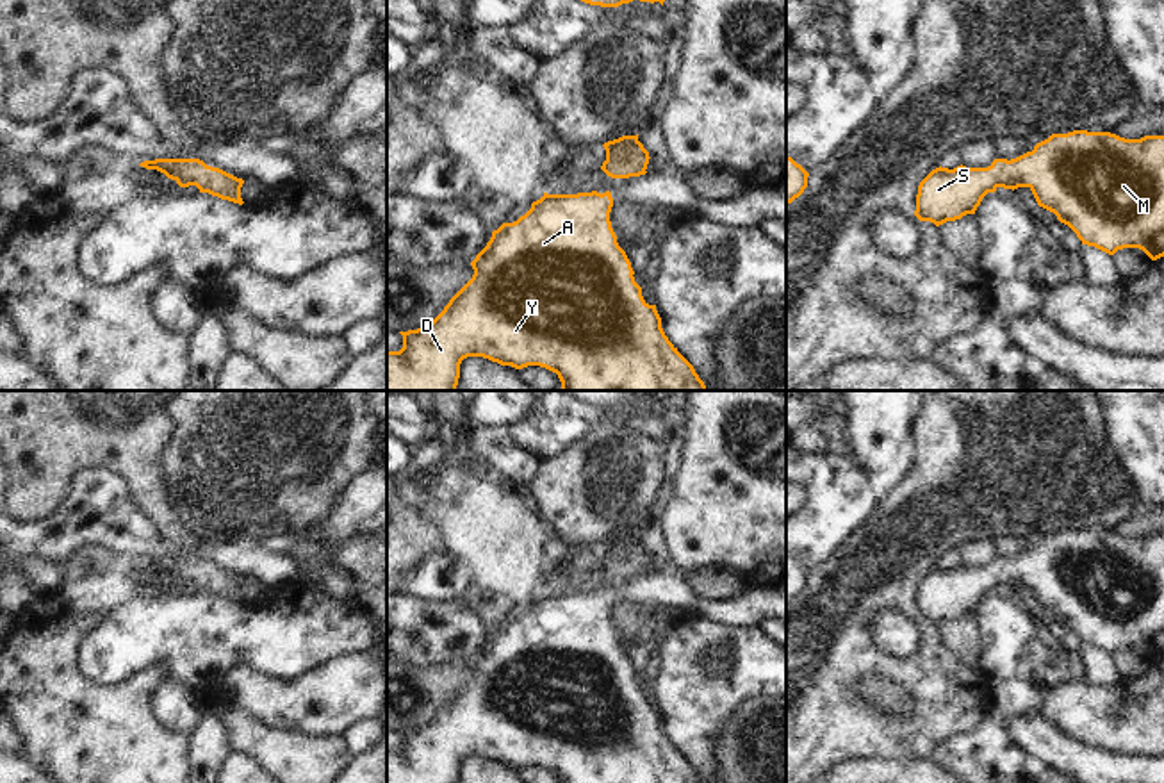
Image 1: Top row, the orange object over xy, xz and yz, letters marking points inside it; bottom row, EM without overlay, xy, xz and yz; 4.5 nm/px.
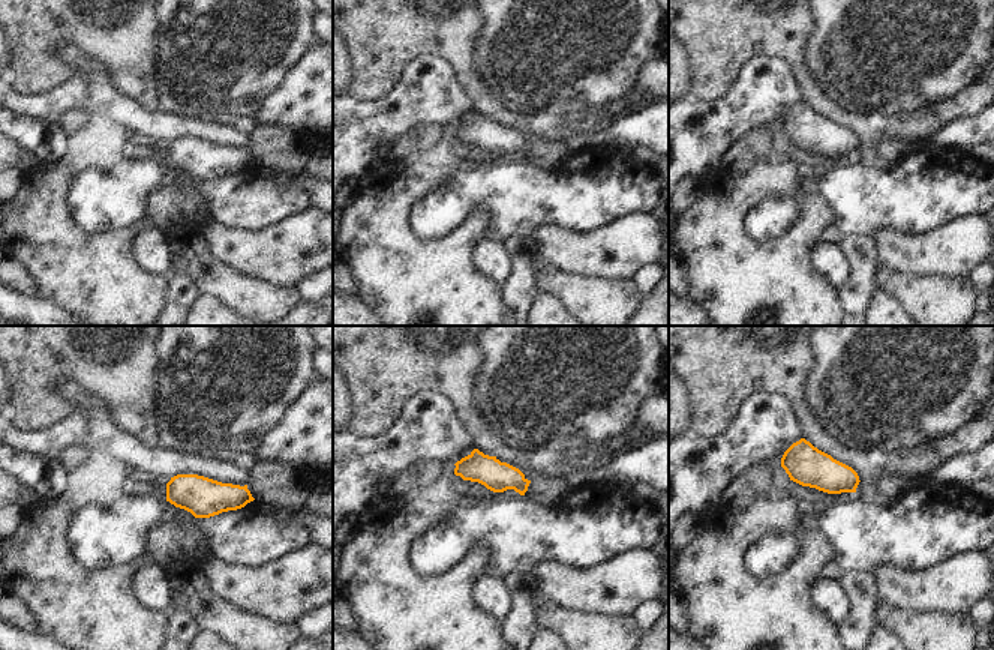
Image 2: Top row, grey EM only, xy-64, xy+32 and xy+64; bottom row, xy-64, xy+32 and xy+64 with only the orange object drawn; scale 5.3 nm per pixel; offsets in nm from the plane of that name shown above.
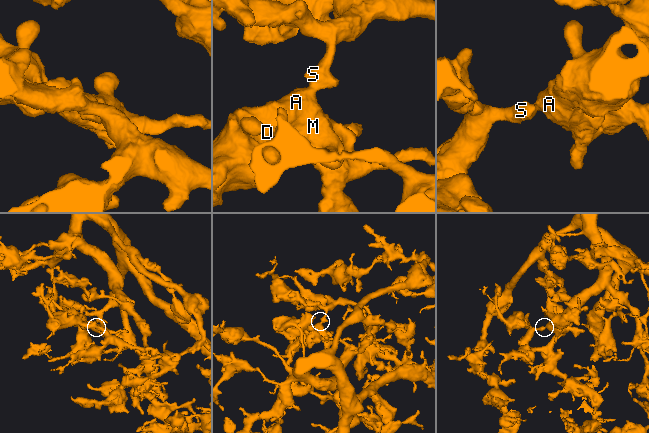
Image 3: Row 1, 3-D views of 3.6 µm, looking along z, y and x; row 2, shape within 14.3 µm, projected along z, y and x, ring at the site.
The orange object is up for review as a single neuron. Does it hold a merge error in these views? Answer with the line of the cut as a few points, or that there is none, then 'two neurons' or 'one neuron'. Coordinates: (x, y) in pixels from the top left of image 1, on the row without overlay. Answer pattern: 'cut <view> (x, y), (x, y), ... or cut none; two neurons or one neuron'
cut none; one neuron

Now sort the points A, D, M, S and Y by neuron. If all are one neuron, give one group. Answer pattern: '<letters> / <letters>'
A D M S Y

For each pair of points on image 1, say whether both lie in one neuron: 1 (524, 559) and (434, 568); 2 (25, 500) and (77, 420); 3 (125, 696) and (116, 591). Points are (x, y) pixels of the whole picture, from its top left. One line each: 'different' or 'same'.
1: different
2: same
3: different

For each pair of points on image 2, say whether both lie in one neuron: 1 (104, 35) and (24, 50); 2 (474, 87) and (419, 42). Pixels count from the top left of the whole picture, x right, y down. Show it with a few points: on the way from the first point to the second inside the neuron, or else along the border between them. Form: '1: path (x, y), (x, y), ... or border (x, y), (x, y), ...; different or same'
1: path (84, 30), (44, 30); same
2: path (465, 71), (443, 45), (435, 44); same

